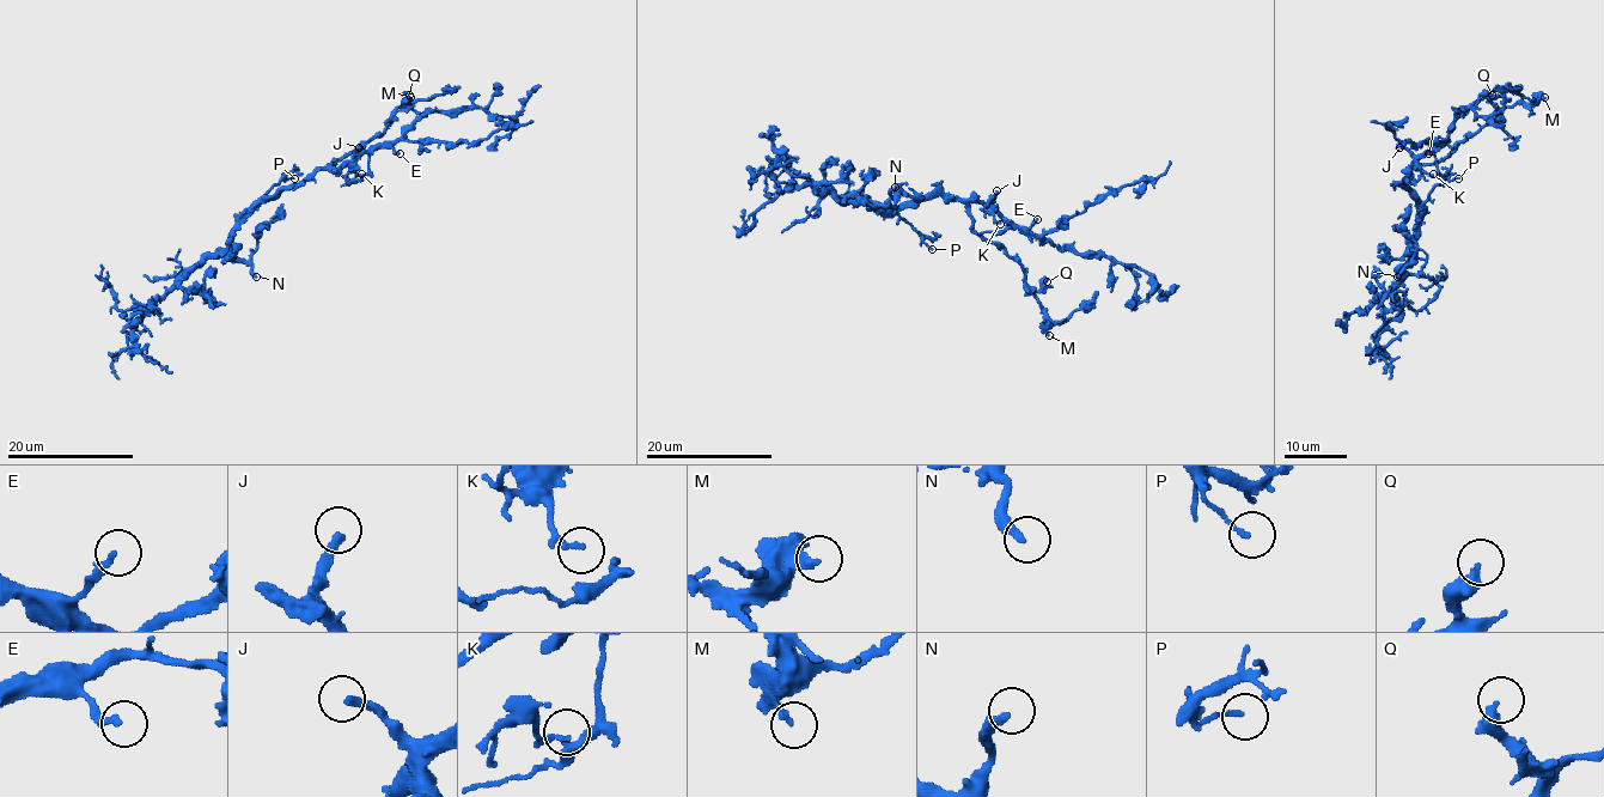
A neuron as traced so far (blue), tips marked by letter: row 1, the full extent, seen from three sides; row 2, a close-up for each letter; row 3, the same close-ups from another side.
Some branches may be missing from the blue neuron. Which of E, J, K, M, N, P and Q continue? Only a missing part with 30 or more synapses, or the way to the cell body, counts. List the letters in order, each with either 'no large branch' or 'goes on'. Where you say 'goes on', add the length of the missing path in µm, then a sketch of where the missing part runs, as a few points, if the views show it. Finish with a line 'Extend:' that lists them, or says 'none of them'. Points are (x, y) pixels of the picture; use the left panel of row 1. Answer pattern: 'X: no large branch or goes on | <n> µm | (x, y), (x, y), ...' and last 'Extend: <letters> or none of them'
E: no large branch
J: goes on | 120 µm
K: no large branch
M: no large branch
N: no large branch
P: no large branch
Q: no large branch
Extend: J

